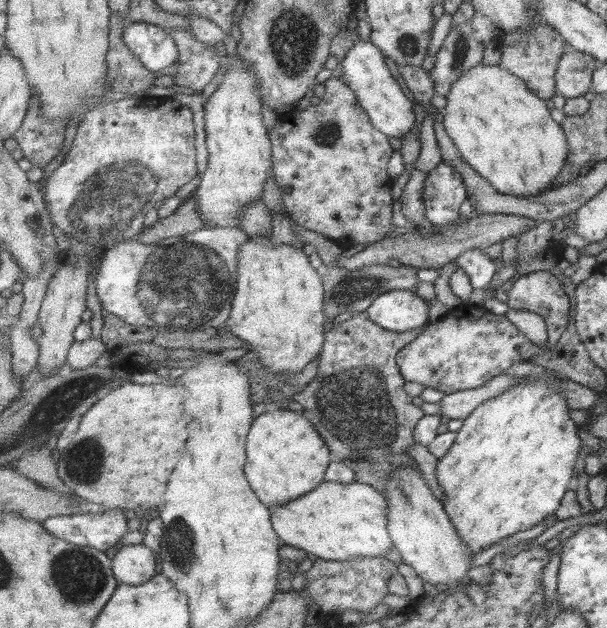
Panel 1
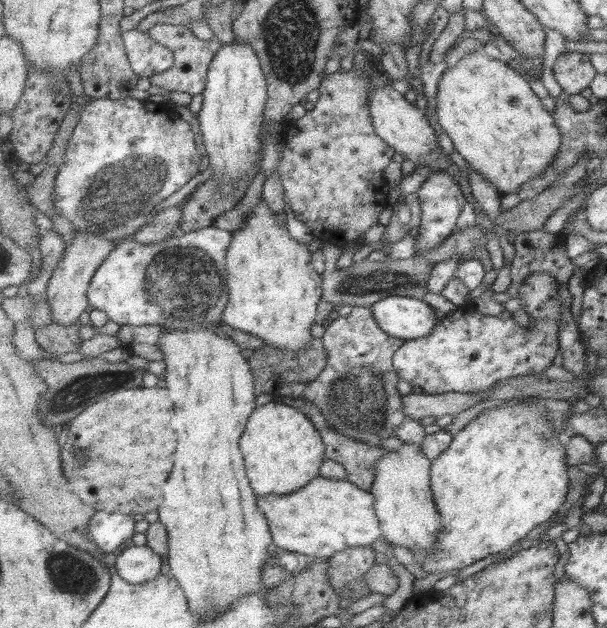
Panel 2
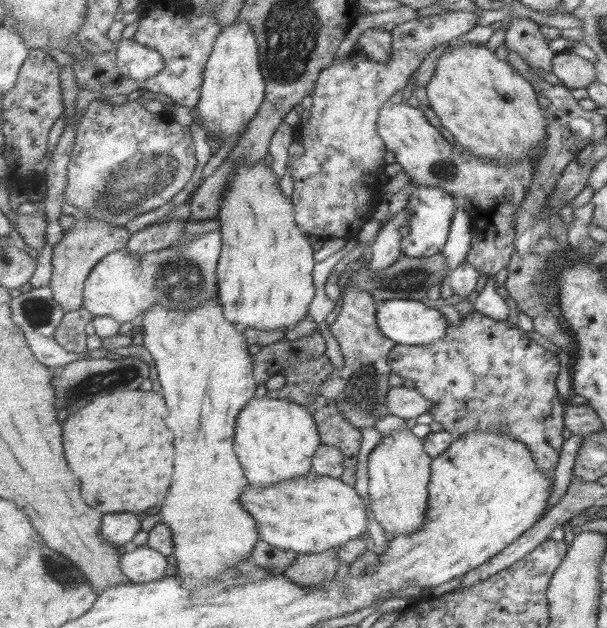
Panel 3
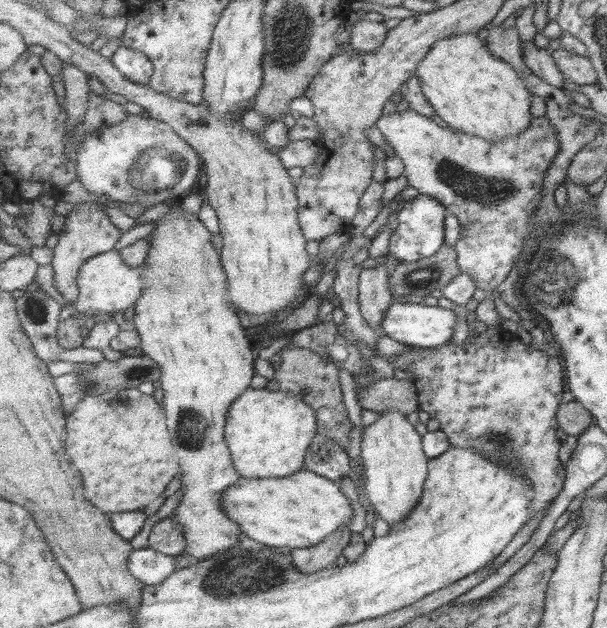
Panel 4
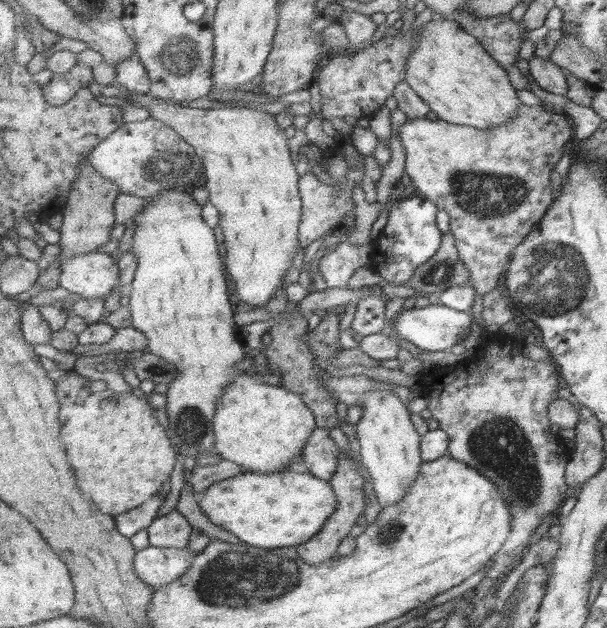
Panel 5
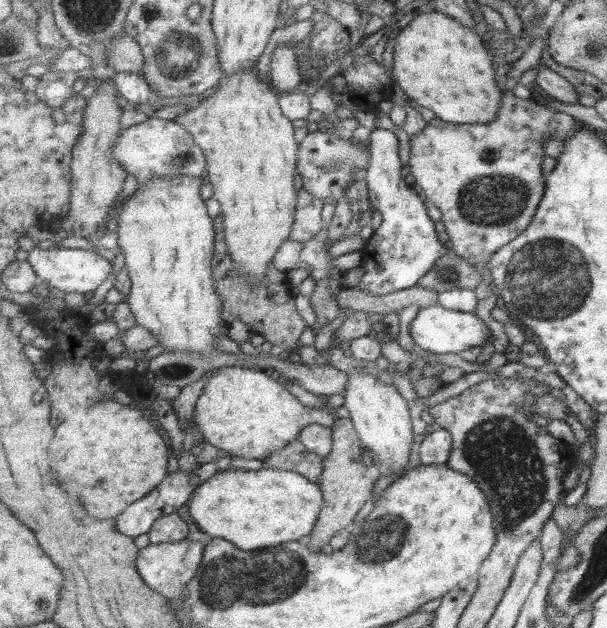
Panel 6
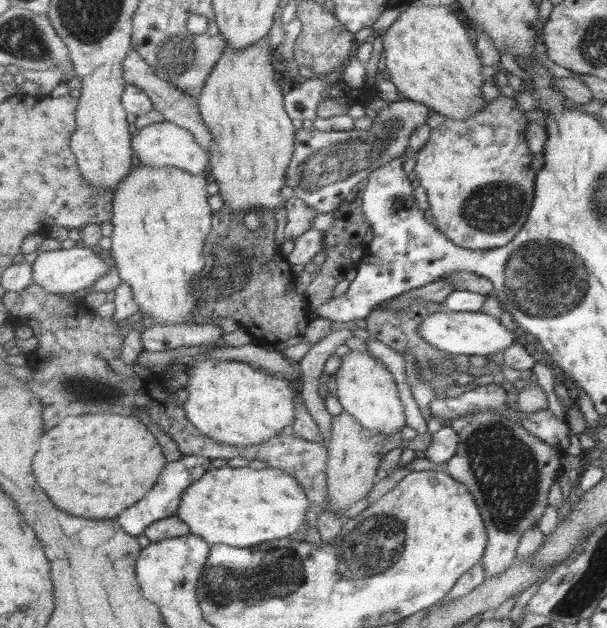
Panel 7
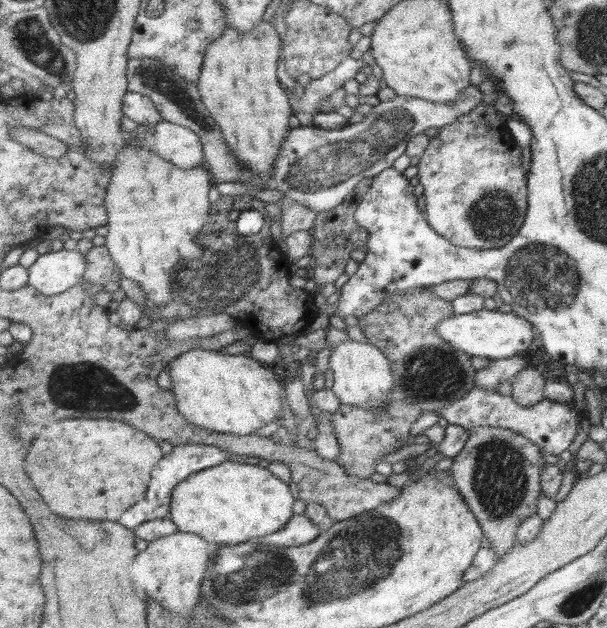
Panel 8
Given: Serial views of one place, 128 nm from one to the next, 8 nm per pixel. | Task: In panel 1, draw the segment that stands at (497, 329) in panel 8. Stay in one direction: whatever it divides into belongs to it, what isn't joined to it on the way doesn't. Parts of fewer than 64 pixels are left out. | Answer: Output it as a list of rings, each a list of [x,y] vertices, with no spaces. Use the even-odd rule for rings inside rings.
[[[412,290],[385,292],[366,311],[371,320],[395,332],[415,331],[431,319],[429,302]]]

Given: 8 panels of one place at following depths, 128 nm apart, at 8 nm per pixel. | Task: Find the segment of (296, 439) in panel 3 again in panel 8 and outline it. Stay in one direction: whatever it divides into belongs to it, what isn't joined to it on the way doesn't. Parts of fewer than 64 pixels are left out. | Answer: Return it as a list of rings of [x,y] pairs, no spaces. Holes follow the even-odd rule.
[[[196,348],[181,354],[168,366],[172,391],[176,396],[179,412],[188,421],[205,430],[221,433],[235,433],[237,436],[251,436],[258,428],[268,422],[275,422],[283,416],[283,396],[286,396],[285,384],[277,380],[277,371],[248,354],[221,354],[218,351]]]

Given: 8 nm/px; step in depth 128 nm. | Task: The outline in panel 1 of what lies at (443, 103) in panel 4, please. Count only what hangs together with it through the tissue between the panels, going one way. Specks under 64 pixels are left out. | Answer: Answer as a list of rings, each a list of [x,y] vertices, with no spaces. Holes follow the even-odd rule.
[[[478,64],[473,68],[470,68],[465,74],[459,77],[459,80],[453,84],[449,96],[446,97],[447,103],[442,109],[444,113],[444,125],[447,129],[448,135],[454,140],[457,148],[460,150],[460,155],[477,171],[483,178],[486,178],[500,193],[515,195],[518,197],[534,197],[540,195],[551,188],[554,188],[551,184],[551,180],[557,176],[560,168],[563,166],[563,162],[568,153],[566,147],[566,138],[563,138],[562,128],[559,128],[553,120],[551,120],[551,114],[549,114],[549,108],[547,108],[547,102],[537,96],[524,80],[521,80],[515,73],[509,72],[506,68],[499,65],[487,65]]]

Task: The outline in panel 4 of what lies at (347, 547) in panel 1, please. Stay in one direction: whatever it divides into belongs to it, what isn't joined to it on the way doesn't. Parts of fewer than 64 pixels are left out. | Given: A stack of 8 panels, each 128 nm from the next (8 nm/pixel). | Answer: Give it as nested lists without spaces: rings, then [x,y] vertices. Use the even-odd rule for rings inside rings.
[[[309,470],[283,478],[249,479],[243,477],[226,490],[221,501],[223,501],[222,506],[227,516],[230,516],[230,519],[234,520],[249,538],[274,548],[279,548],[279,546],[290,549],[309,548],[321,543],[326,536],[335,531],[348,527],[353,520],[351,502],[343,494],[337,481]]]

